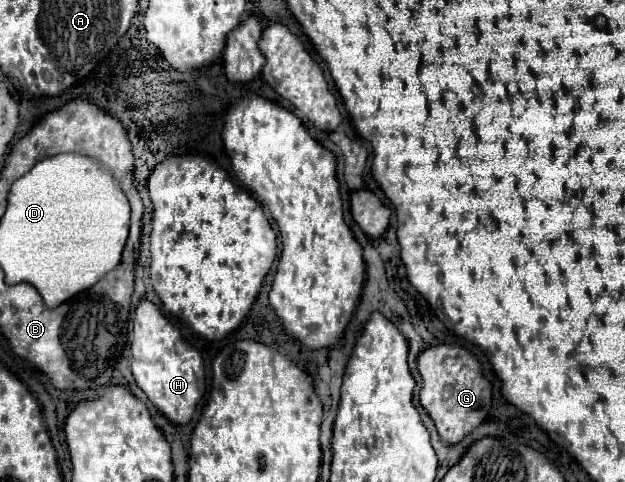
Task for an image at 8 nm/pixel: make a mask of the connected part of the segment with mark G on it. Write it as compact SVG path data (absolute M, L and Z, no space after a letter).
M434 345L420 353L418 371L422 375L420 403L436 423L440 439L456 445L474 431L488 415L492 387L480 371L478 359L460 345Z

